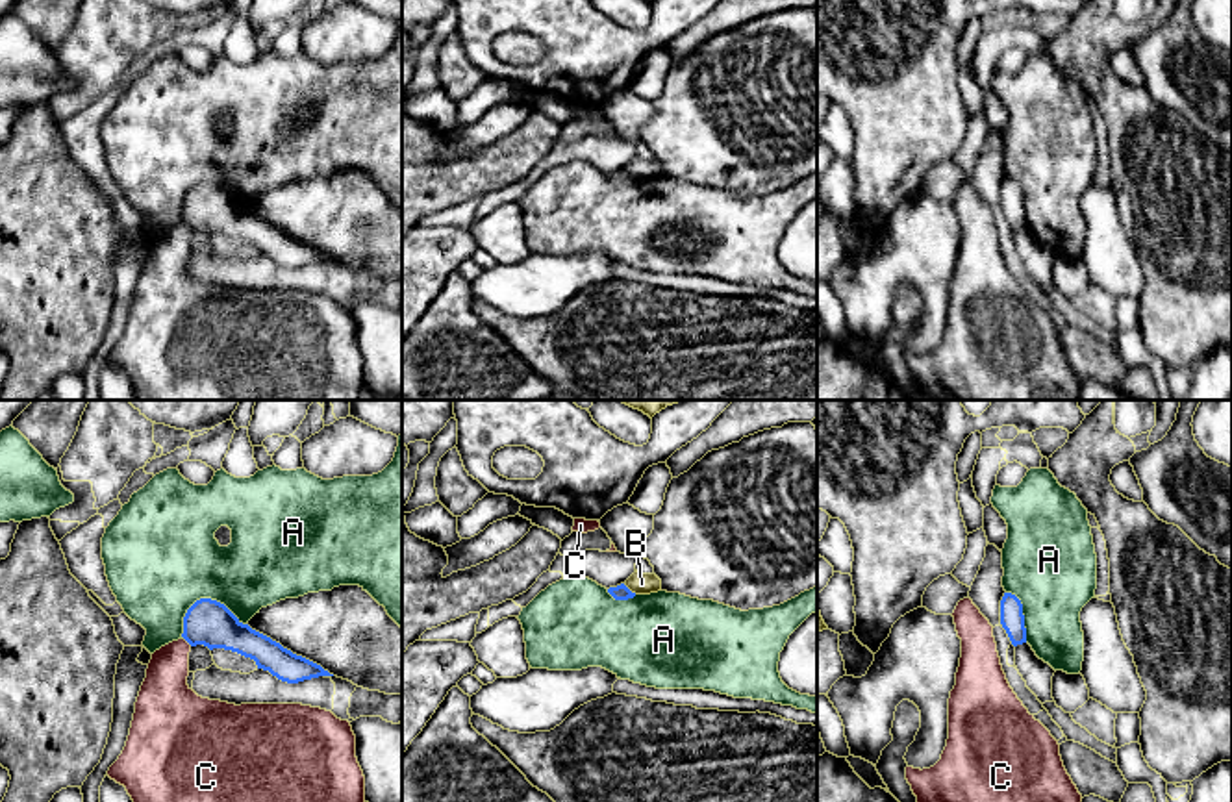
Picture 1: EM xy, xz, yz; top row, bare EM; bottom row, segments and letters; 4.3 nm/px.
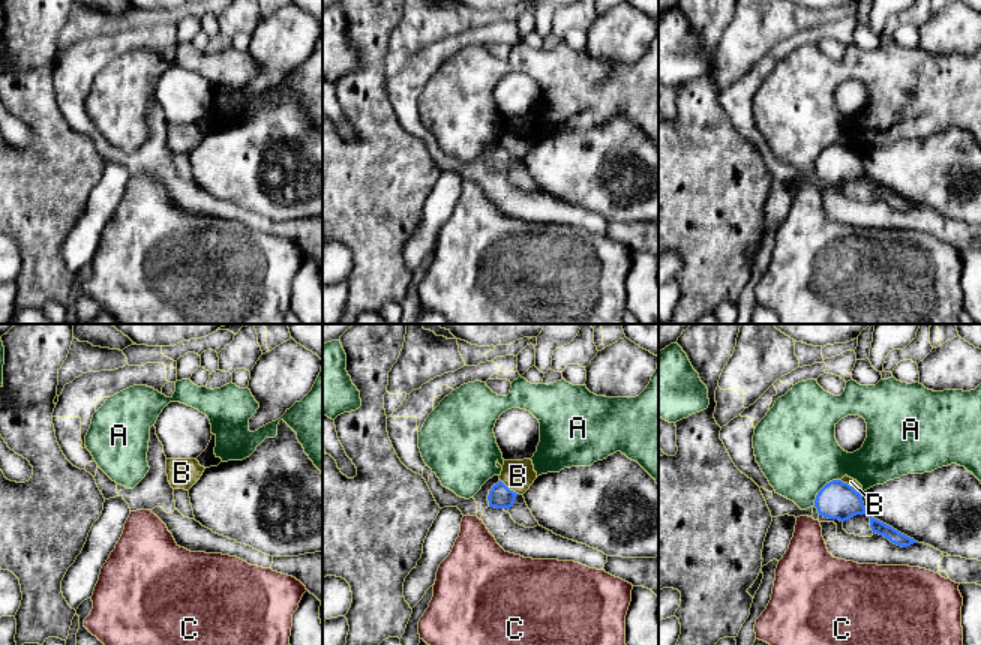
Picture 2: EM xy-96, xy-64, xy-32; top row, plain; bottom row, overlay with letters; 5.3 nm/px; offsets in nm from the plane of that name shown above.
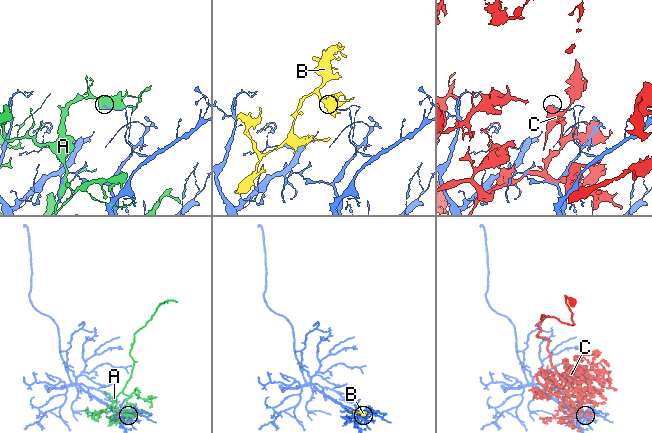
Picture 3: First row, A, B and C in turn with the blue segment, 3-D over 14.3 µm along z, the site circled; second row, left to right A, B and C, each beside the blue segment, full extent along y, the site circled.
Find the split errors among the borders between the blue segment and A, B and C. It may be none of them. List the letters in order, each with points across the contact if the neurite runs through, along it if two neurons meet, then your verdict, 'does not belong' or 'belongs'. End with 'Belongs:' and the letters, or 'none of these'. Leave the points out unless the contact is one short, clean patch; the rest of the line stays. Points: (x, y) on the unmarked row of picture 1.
A: does not belong
B: border xz (623, 169), (636, 178); does not belong
C: does not belong
Belongs: none of these

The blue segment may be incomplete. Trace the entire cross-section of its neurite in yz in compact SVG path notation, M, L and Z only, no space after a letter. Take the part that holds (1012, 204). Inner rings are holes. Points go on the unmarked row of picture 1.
M1004 178L1000 185L1000 209L1013 232L1026 228L1023 189L1012 178Z

